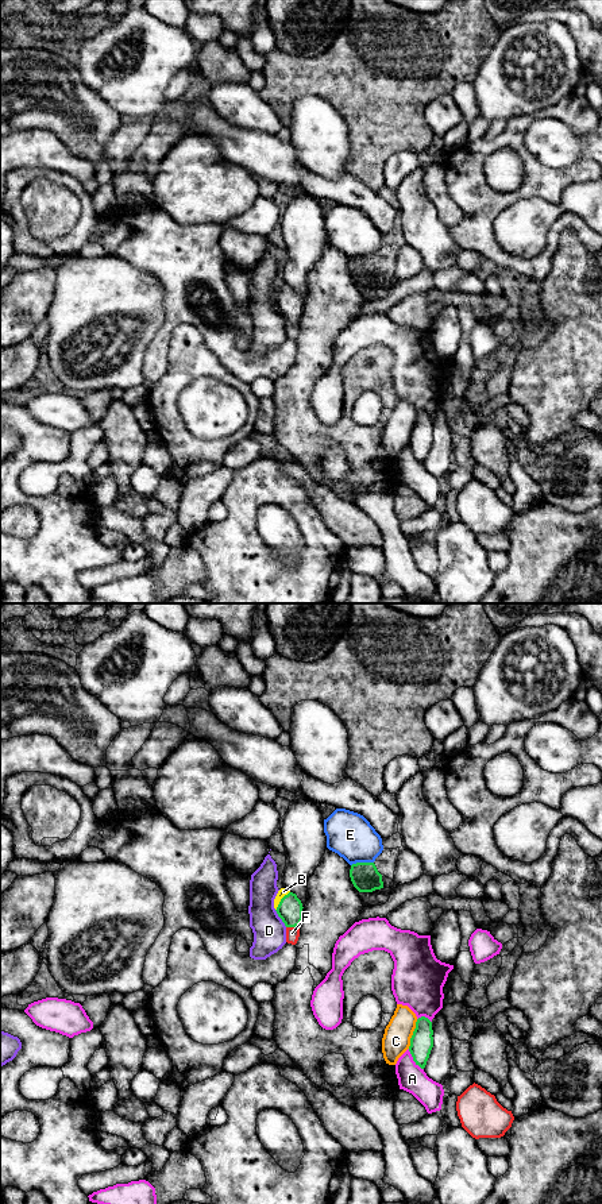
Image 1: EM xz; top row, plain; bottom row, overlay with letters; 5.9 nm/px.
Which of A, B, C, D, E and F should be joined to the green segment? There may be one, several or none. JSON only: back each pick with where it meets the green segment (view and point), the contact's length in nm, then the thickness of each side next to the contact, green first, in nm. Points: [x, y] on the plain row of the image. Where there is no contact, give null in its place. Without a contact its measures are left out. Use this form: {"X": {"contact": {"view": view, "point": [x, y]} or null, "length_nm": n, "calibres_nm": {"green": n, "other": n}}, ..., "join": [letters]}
{"B": {"contact": {"view": "xz", "point": [281, 296]}, "length_nm": 150, "calibres_nm": {"green": 150, "other": 50}}, "join": ["B"]}

